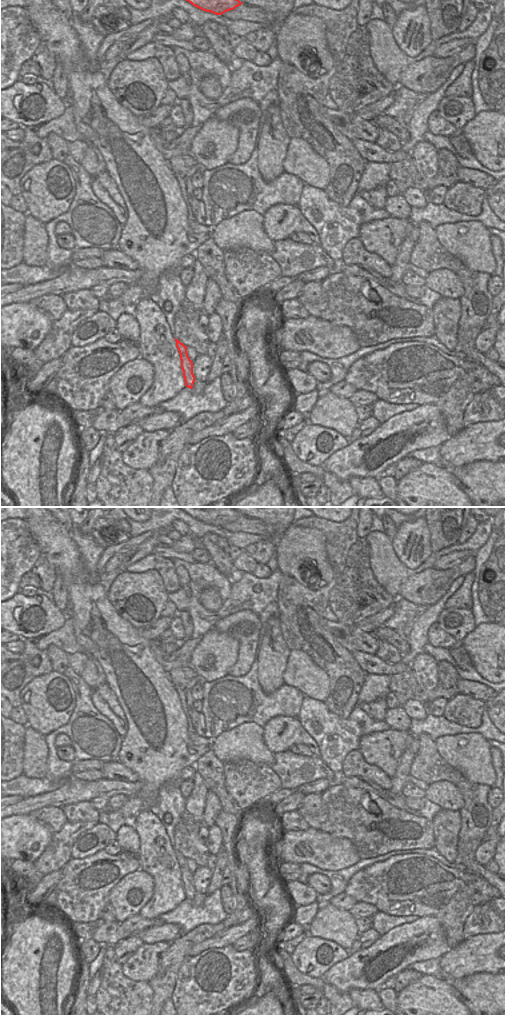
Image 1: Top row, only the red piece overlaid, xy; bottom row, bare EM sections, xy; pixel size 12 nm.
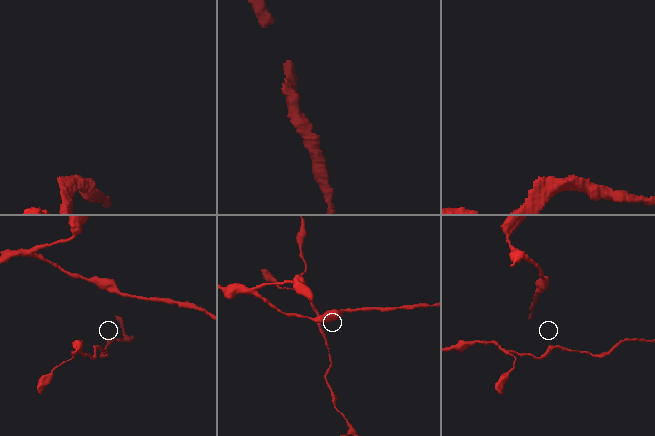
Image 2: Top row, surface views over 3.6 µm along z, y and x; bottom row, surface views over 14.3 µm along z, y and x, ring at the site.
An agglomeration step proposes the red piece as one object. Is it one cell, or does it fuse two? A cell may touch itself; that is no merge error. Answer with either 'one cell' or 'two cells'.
one cell

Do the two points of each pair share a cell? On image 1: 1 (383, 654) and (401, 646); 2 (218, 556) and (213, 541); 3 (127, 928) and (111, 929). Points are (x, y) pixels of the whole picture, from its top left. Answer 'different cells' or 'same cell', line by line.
1: different cells
2: same cell
3: different cells

